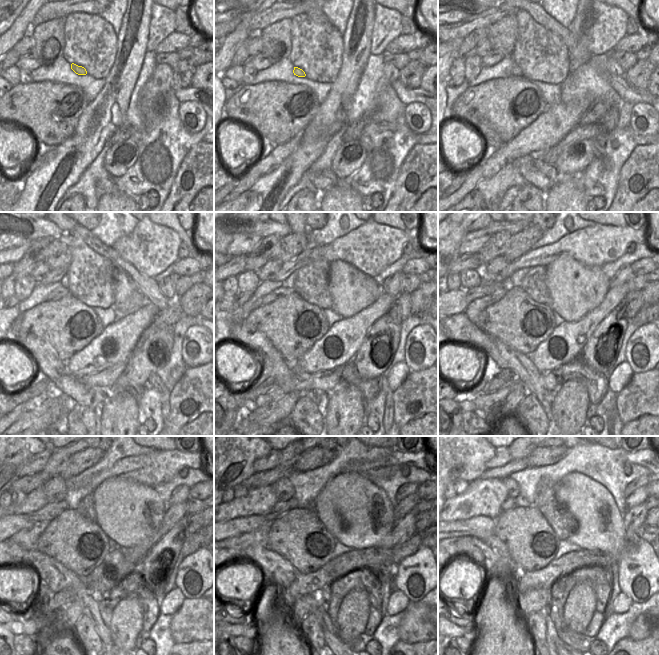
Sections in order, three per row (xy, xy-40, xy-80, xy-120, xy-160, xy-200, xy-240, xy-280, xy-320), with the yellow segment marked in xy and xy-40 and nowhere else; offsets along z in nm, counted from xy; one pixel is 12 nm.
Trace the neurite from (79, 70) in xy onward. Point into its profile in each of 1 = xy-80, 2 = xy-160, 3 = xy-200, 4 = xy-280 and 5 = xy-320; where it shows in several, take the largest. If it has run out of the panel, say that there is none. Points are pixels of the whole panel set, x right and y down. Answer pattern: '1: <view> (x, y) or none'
1: xy-80 (515, 70)
2: xy-160 (282, 291)
3: xy-200 (474, 309)
4: xy-280 (258, 537)
5: xy-320 (459, 543)

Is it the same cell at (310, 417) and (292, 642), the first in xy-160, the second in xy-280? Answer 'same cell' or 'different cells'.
different cells

